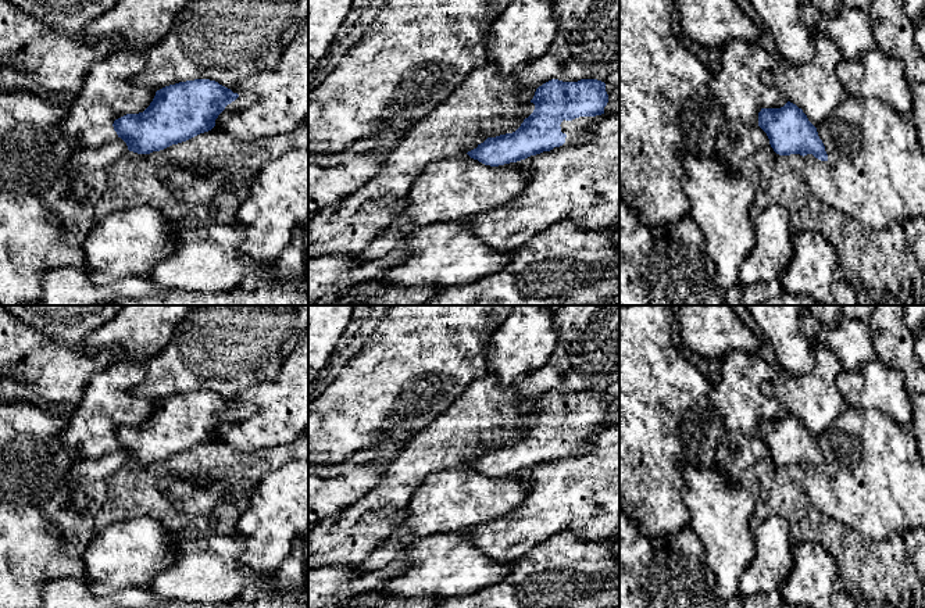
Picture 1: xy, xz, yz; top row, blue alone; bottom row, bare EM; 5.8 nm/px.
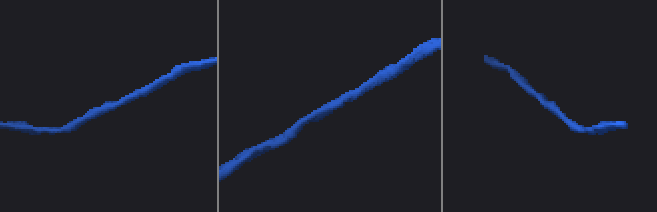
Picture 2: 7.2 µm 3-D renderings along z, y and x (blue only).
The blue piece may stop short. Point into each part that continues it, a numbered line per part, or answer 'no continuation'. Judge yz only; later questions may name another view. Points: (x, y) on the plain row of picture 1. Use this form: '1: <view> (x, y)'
no continuation

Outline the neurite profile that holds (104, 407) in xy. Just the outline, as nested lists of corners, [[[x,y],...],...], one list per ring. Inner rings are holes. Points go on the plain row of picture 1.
[[[118,361],[88,380],[81,400],[67,415],[61,446],[79,461],[97,459],[118,448],[114,432],[143,423],[157,401],[133,397],[131,390],[147,376],[144,362]]]

